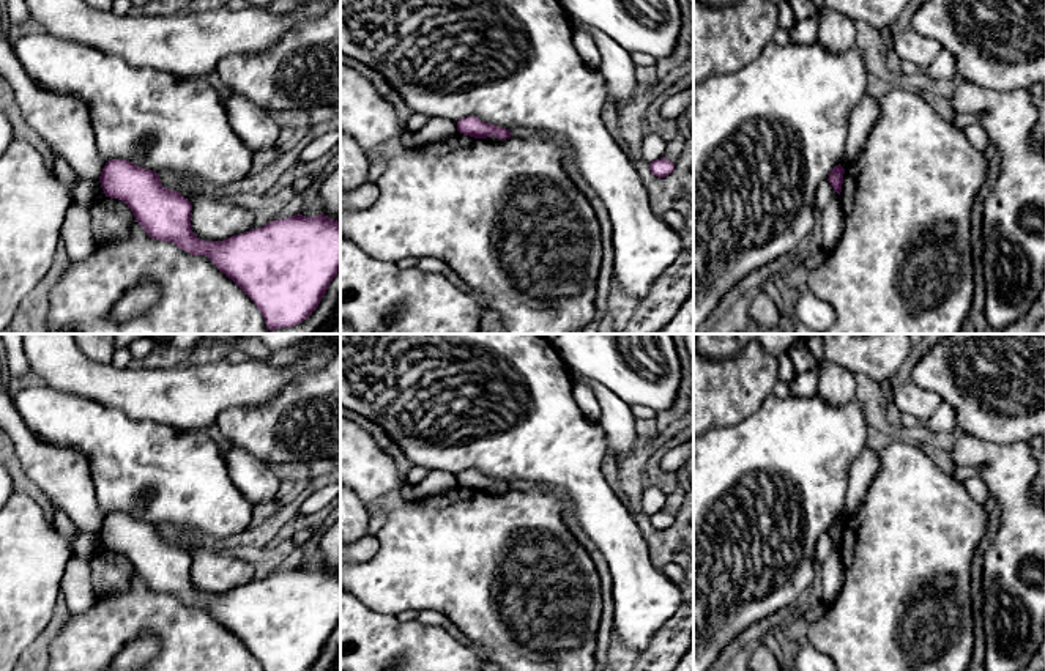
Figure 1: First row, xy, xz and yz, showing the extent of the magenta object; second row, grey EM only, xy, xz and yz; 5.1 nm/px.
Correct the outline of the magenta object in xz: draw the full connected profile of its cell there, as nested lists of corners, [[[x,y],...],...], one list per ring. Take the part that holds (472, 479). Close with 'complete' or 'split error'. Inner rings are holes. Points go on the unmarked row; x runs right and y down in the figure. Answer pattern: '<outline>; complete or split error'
[[[467,469],[457,474],[457,484],[463,488],[470,488],[474,491],[487,491],[490,488],[496,491],[509,491],[511,484],[506,480],[500,480],[485,474],[481,474],[476,469]]]; complete

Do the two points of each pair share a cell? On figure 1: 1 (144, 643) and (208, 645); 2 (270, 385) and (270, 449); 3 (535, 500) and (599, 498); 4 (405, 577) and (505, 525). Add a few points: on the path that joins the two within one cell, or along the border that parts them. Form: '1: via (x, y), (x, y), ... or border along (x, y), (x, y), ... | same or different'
1: border along (161, 641), (153, 635), (139, 635), (123, 648) | different
2: border along (298, 377), (270, 400), (260, 405), (237, 408) | different
3: border along (535, 484), (554, 489), (568, 506) | different
4: via (431, 558), (438, 553), (476, 553), (479, 550) | same

